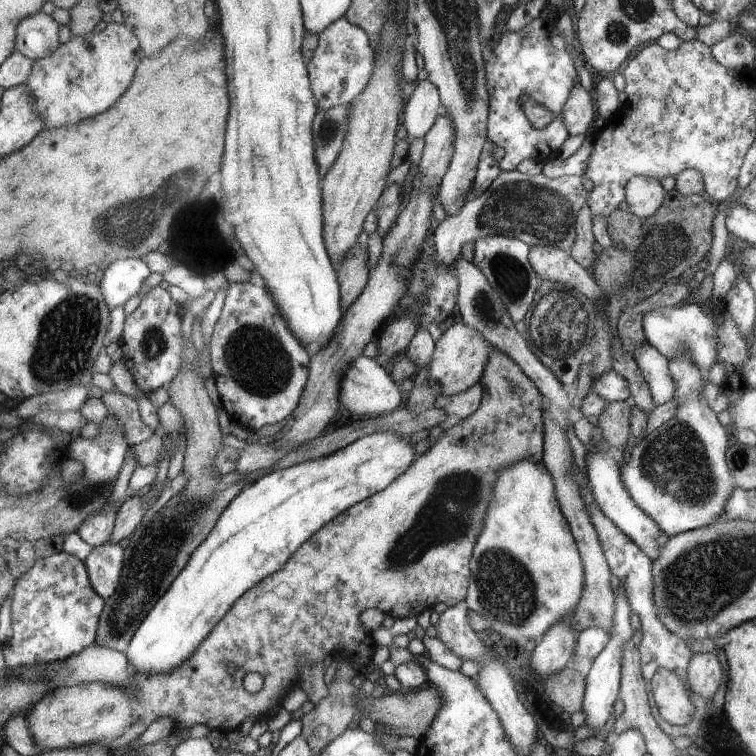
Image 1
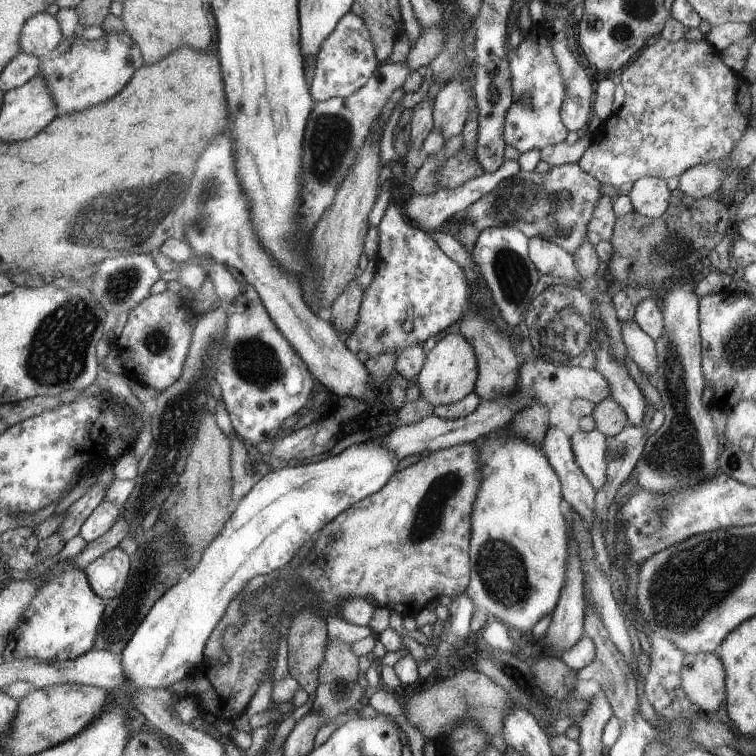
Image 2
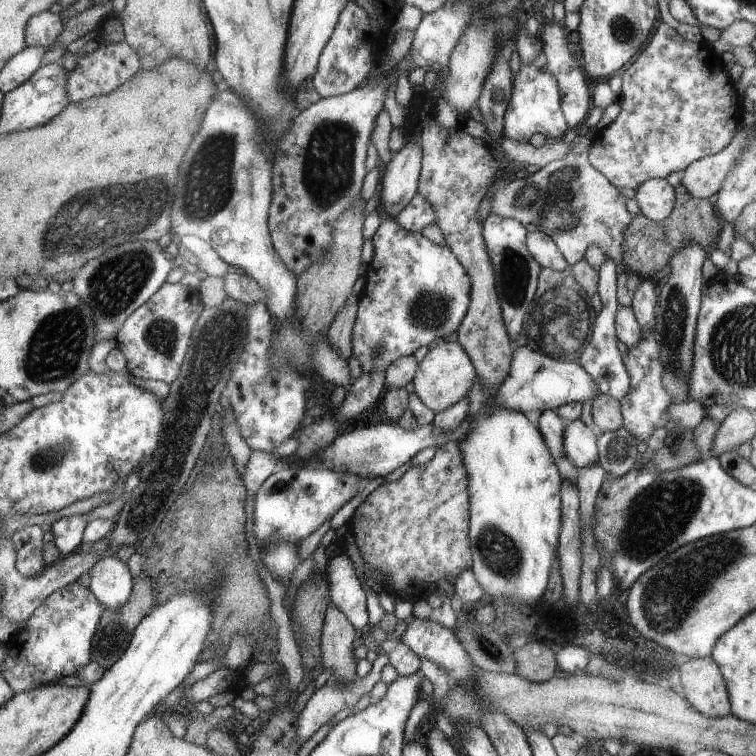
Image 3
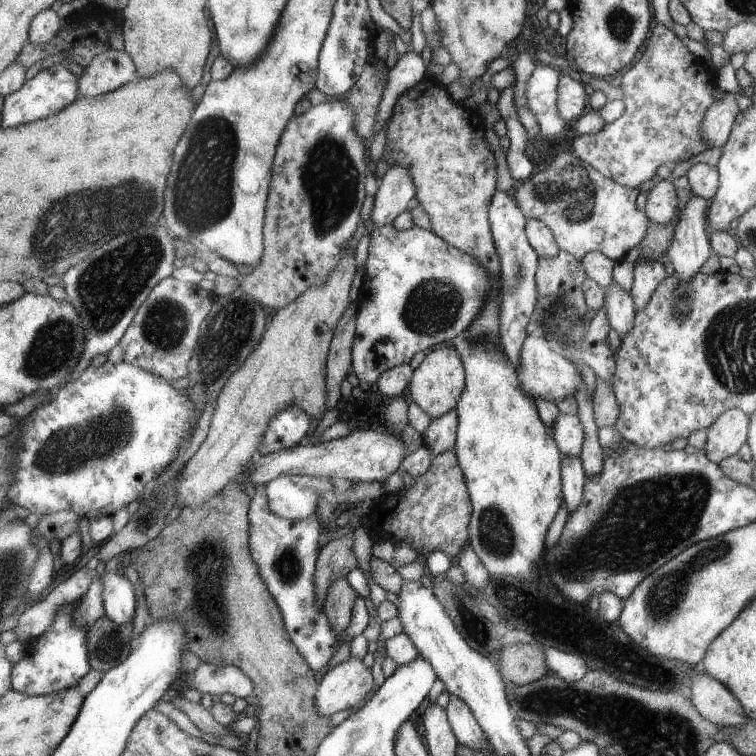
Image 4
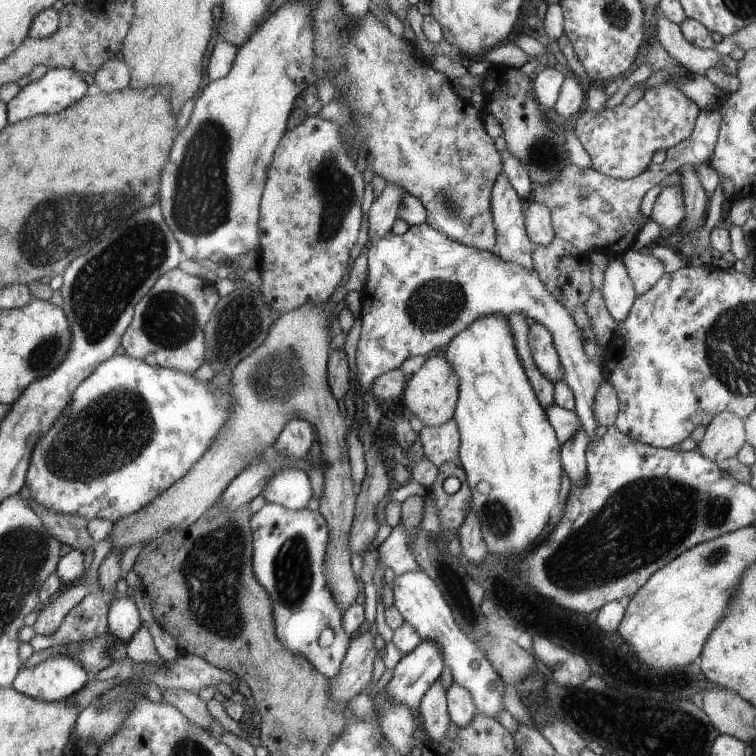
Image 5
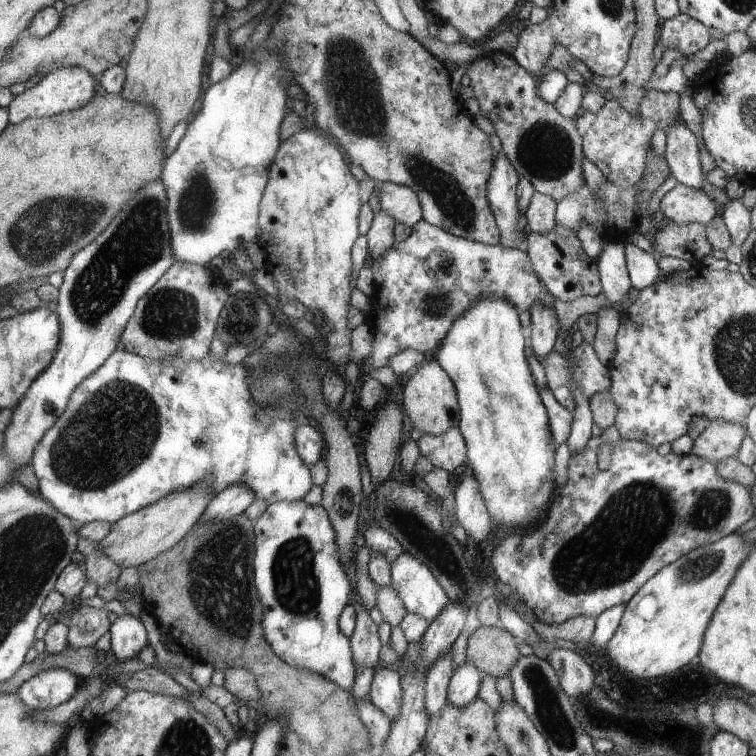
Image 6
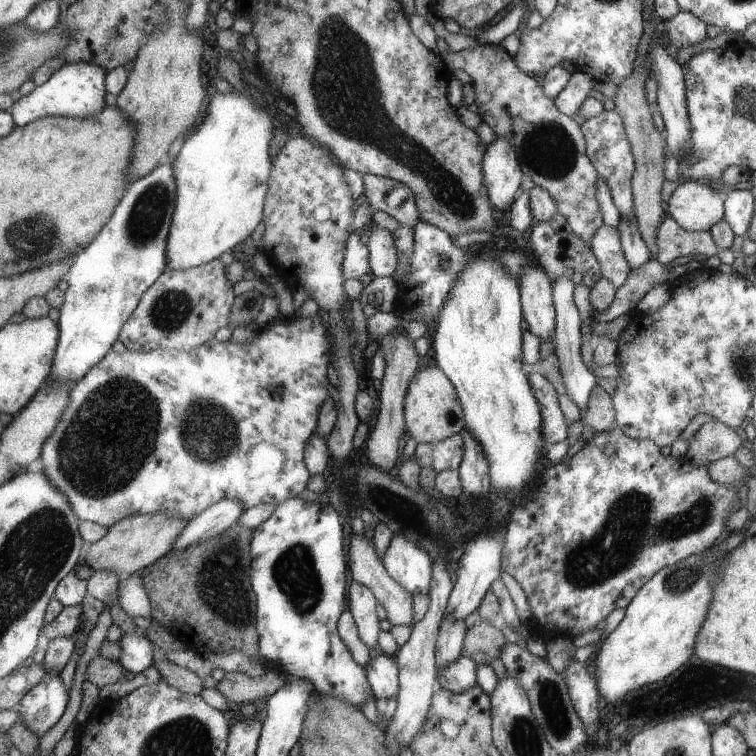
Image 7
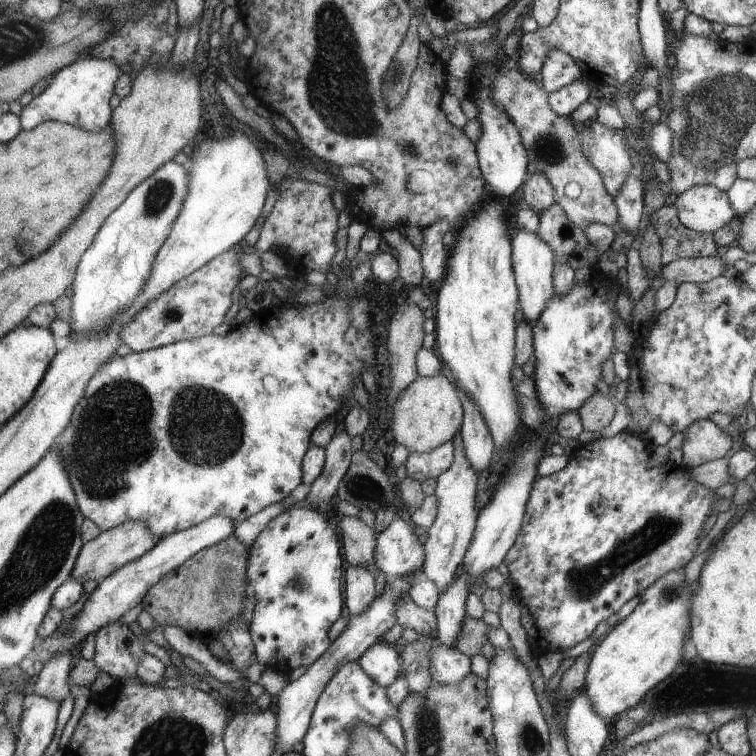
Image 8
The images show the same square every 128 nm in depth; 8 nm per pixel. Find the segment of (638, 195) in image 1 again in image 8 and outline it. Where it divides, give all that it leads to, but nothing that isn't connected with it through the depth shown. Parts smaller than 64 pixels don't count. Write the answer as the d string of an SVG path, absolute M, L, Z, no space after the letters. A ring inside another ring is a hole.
M711 185L689 186L687 190L683 190L682 194L669 195L670 201L677 214L680 224L695 233L713 233L717 228L721 228L734 217L727 200L726 192L717 190Z

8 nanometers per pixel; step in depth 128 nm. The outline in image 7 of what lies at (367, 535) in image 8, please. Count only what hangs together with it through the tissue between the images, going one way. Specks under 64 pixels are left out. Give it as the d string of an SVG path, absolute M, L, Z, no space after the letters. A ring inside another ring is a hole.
M348 533L347 566L350 568L352 580L369 588L376 601L383 606L386 619L391 626L412 624L412 596L386 573L383 563L378 559L372 540L365 539L363 534Z

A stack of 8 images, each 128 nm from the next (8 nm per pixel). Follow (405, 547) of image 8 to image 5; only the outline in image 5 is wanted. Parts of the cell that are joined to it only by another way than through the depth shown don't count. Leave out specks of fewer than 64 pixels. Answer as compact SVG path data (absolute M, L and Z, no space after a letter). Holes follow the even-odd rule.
M423 569L406 570L394 576L392 593L392 605L399 611L402 619L419 633L421 640L429 639L441 649L443 664L451 670L452 682L469 691L476 712L495 719L498 712L504 709L501 700L504 682L473 640L462 633L450 605L434 579Z

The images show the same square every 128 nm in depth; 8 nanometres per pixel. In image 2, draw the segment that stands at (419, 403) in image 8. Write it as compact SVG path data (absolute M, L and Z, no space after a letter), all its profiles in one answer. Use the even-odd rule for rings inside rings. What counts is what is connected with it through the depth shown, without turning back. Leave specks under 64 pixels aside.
M447 334L436 342L427 352L425 362L413 383L419 388L421 396L431 406L449 405L458 402L474 390L478 378L478 354L465 335Z

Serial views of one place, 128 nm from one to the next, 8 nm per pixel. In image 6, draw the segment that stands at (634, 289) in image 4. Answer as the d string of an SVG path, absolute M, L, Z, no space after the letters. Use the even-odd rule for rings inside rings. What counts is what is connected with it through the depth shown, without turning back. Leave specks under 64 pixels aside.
M625 242L624 257L626 258L626 269L632 288L639 291L653 284L662 276L657 266L655 253L646 253L637 246Z

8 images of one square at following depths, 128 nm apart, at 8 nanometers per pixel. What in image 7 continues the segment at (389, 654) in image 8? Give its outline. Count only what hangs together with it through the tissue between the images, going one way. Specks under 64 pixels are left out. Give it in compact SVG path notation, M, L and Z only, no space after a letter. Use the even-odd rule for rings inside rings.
M377 651L364 666L375 699L395 698L398 691L398 668L388 654Z

